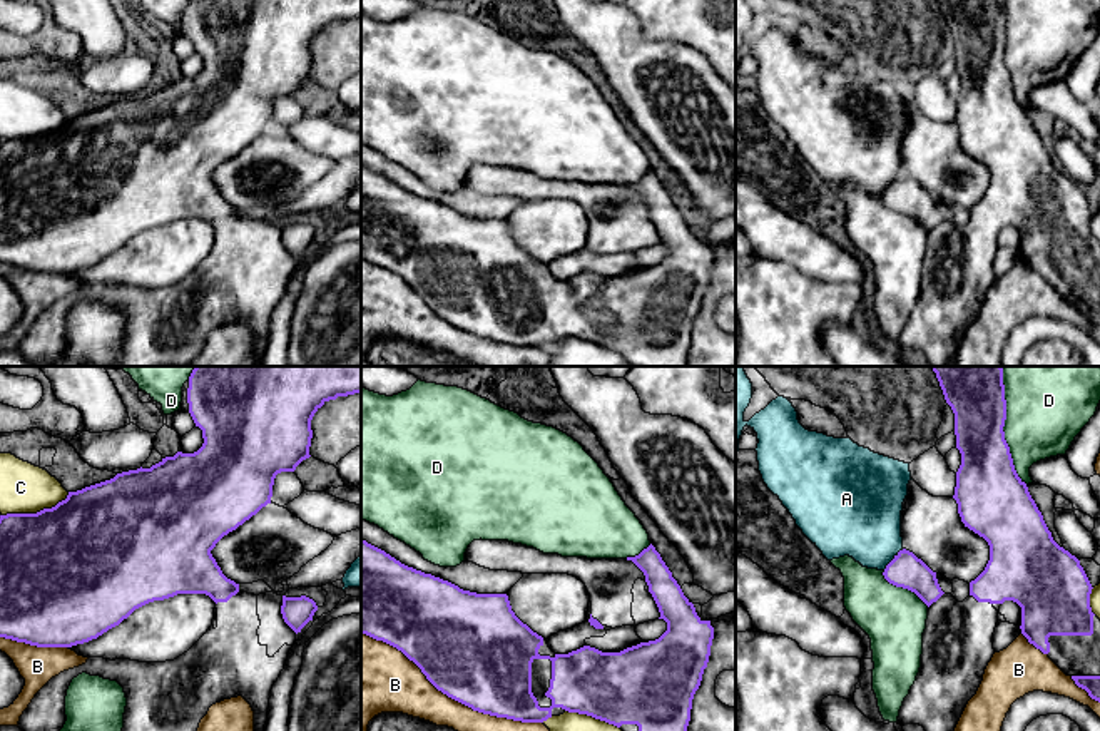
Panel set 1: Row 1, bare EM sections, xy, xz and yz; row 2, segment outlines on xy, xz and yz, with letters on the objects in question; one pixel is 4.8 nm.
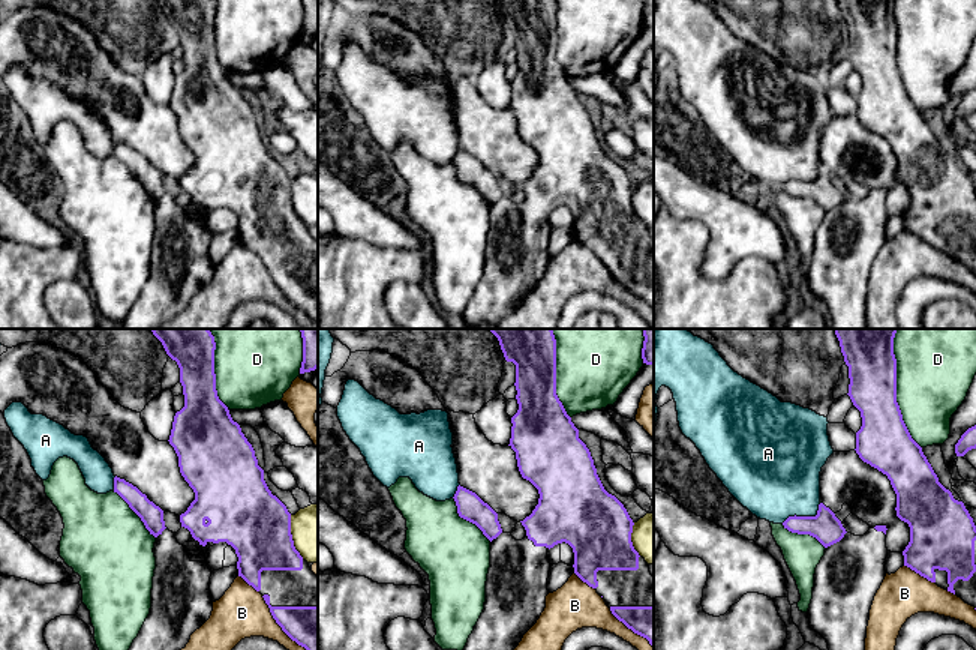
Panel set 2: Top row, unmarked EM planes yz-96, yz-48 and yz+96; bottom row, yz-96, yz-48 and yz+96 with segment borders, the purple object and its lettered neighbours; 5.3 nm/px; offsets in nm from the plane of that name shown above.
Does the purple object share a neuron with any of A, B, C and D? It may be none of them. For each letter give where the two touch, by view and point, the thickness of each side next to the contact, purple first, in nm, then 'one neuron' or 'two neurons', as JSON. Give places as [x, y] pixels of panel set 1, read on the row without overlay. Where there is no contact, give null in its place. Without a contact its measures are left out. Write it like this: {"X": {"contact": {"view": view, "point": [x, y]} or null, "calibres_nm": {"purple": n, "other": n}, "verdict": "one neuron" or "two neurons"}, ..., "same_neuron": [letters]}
{"A": {"contact": {"view": "yz", "point": [893, 184]}, "calibres_nm": {"purple": 170, "other": 380}, "verdict": "two neurons"}, "B": {"contact": {"view": "xz", "point": [452, 323]}, "calibres_nm": {"purple": 500, "other": 240}, "verdict": "two neurons"}, "C": {"contact": {"view": "xy", "point": [37, 138]}, "calibres_nm": {"purple": 500, "other": 240}, "verdict": "two neurons"}, "D": {"contact": {"view": "yz", "point": [1002, 56]}, "calibres_nm": {"purple": 280, "other": 360}, "verdict": "two neurons"}, "same_neuron": []}

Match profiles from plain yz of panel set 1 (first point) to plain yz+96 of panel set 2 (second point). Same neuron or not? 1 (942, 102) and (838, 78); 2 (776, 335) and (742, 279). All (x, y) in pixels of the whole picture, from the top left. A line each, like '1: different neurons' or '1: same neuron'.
1: different neurons
2: same neuron

